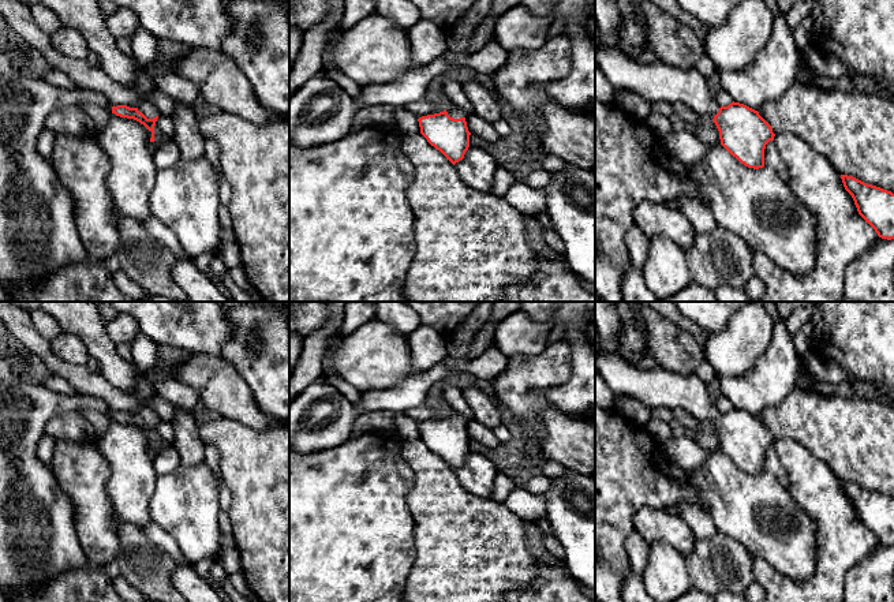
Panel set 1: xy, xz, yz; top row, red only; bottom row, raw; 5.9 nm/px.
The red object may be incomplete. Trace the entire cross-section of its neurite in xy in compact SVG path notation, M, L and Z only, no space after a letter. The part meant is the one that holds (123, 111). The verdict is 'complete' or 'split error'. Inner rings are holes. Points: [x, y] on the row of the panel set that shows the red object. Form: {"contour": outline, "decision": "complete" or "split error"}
{"contour": "M142 101L136 108L127 105L112 106L112 113L120 117L134 119L143 124L150 132L150 142L154 142L154 126L160 116L158 109L149 101Z", "decision": "split error"}

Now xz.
{"contour": "M444 97L446 109L418 119L420 134L453 165L464 158L470 147L470 135L464 111Z", "decision": "split error"}

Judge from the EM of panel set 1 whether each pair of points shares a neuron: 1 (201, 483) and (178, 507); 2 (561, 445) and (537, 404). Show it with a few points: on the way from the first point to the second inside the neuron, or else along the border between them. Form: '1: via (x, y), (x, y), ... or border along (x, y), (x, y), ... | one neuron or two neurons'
1: via (193, 492), (184, 492), (183, 498) | one neuron
2: border along (553, 407), (541, 414), (543, 427), (542, 445) | two neurons

